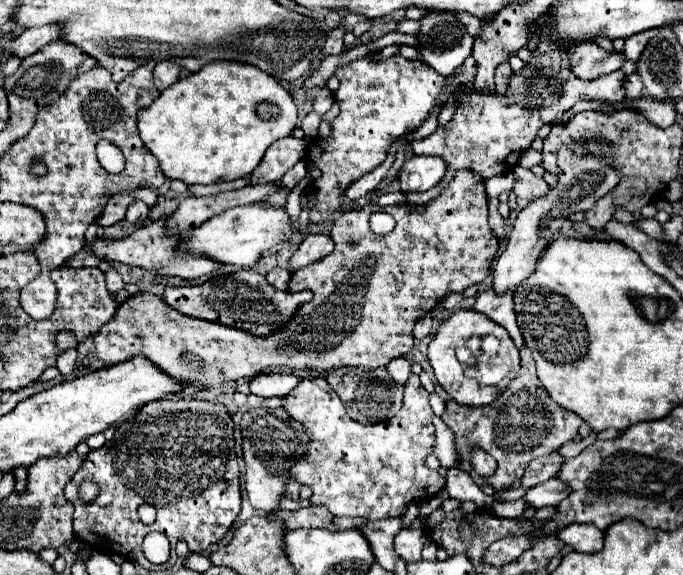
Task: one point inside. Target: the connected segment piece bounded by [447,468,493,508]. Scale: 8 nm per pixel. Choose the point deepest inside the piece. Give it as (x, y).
(460, 485)

